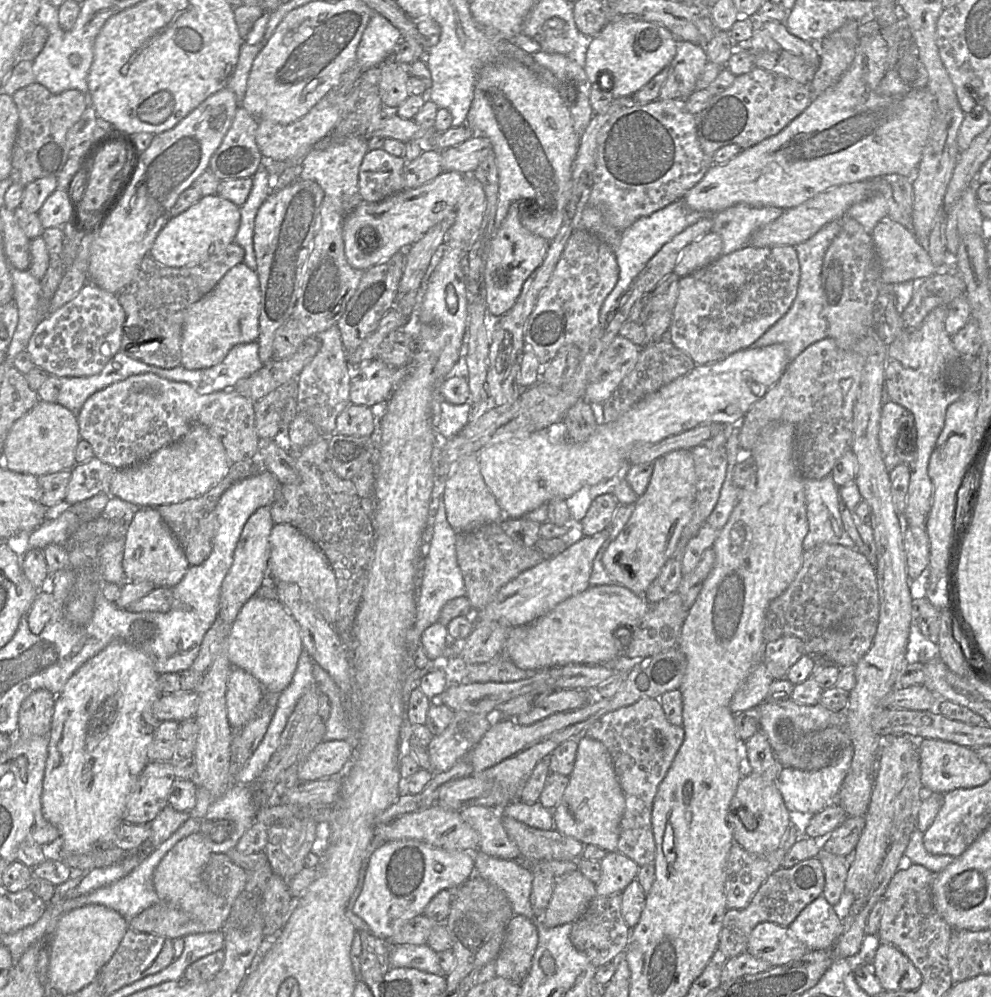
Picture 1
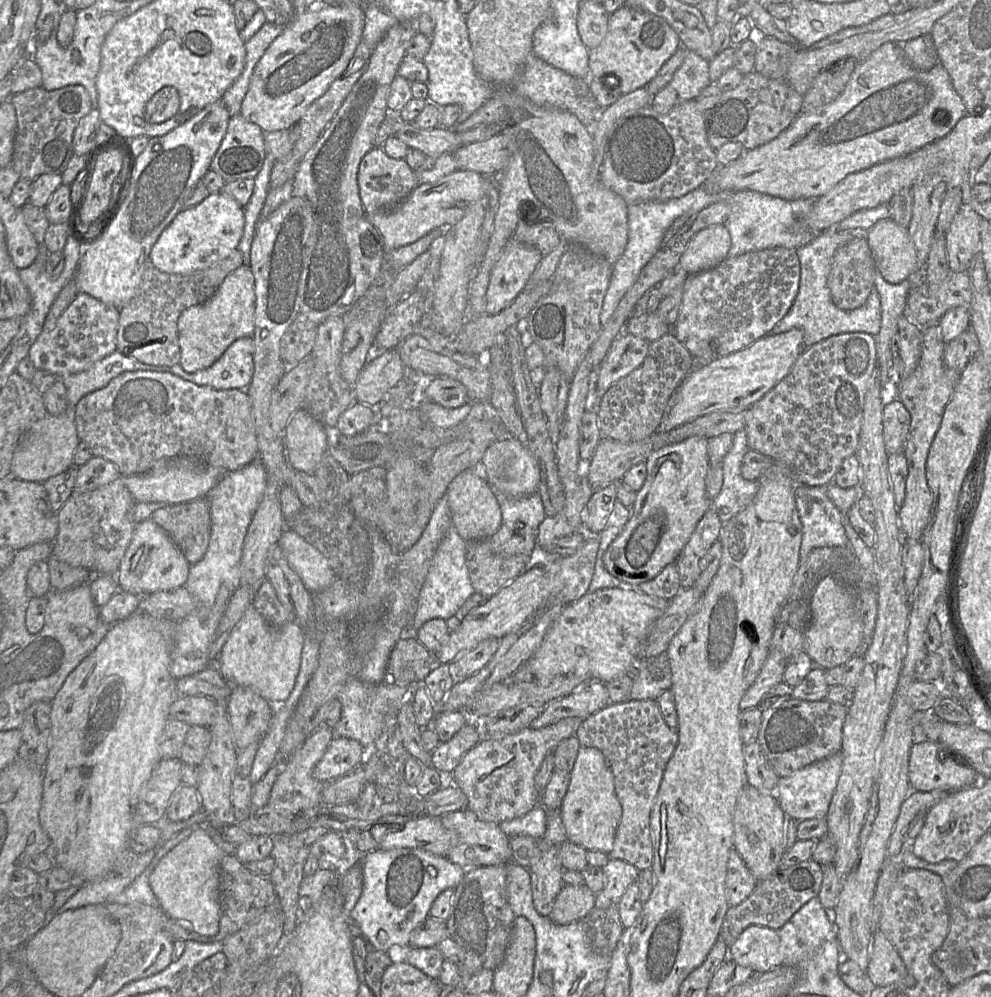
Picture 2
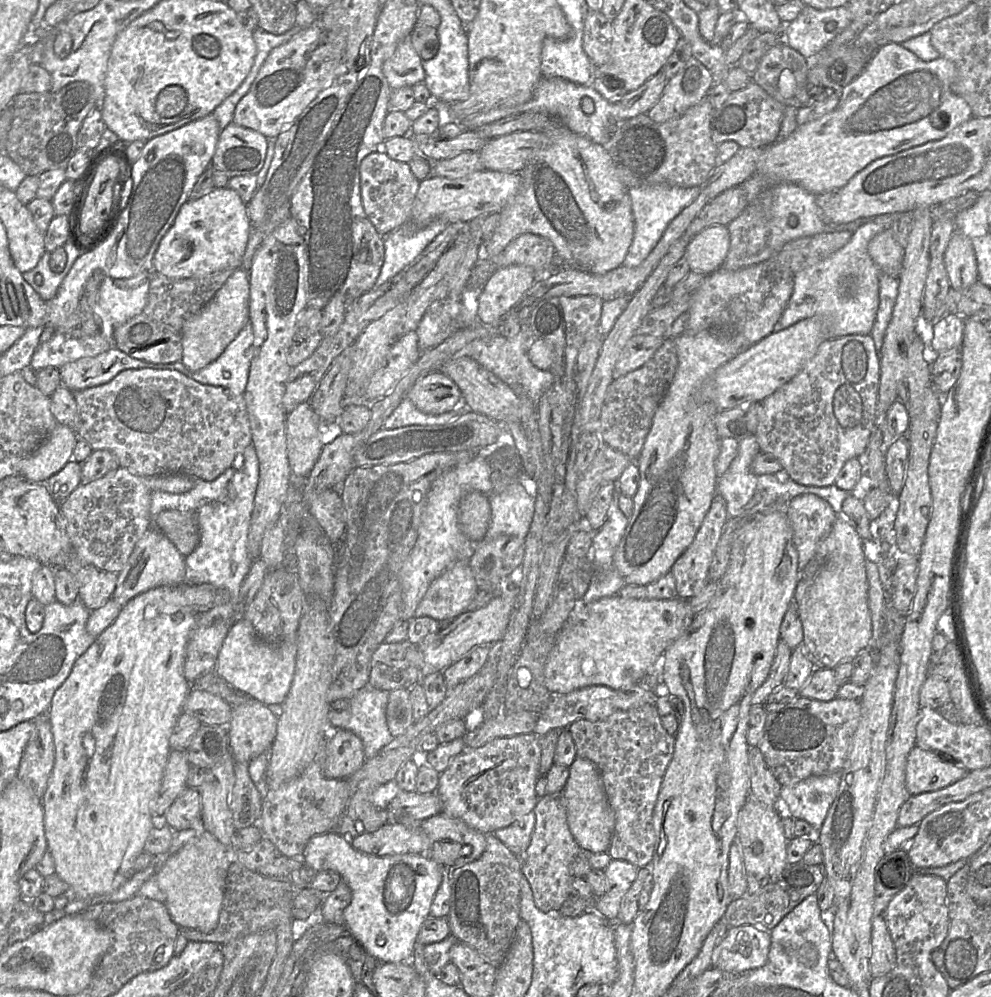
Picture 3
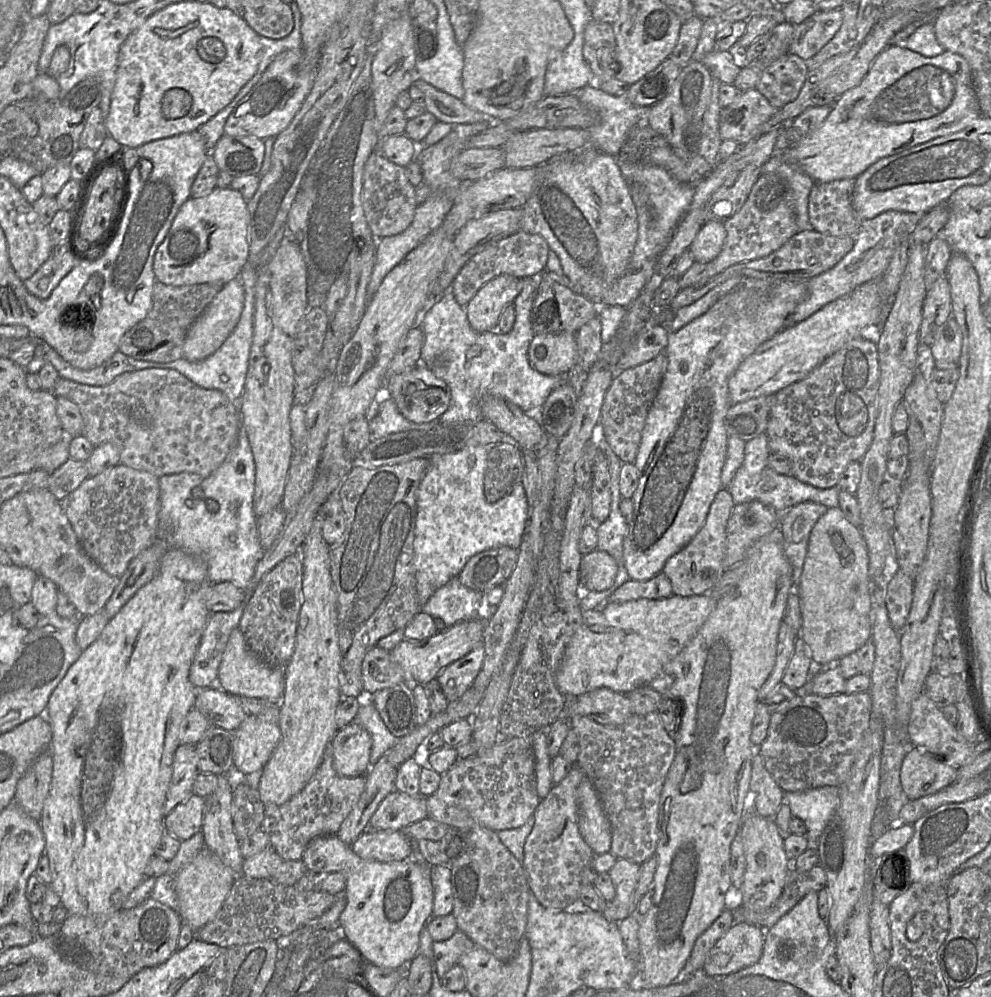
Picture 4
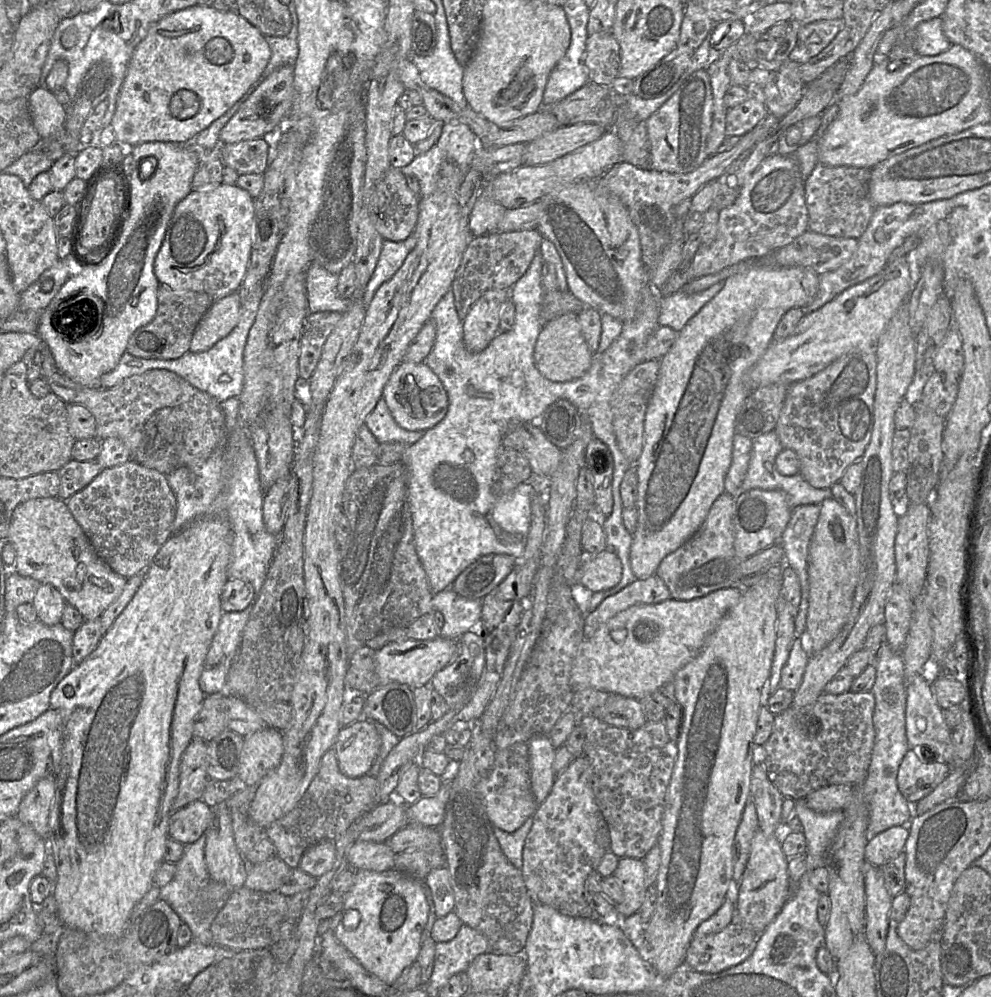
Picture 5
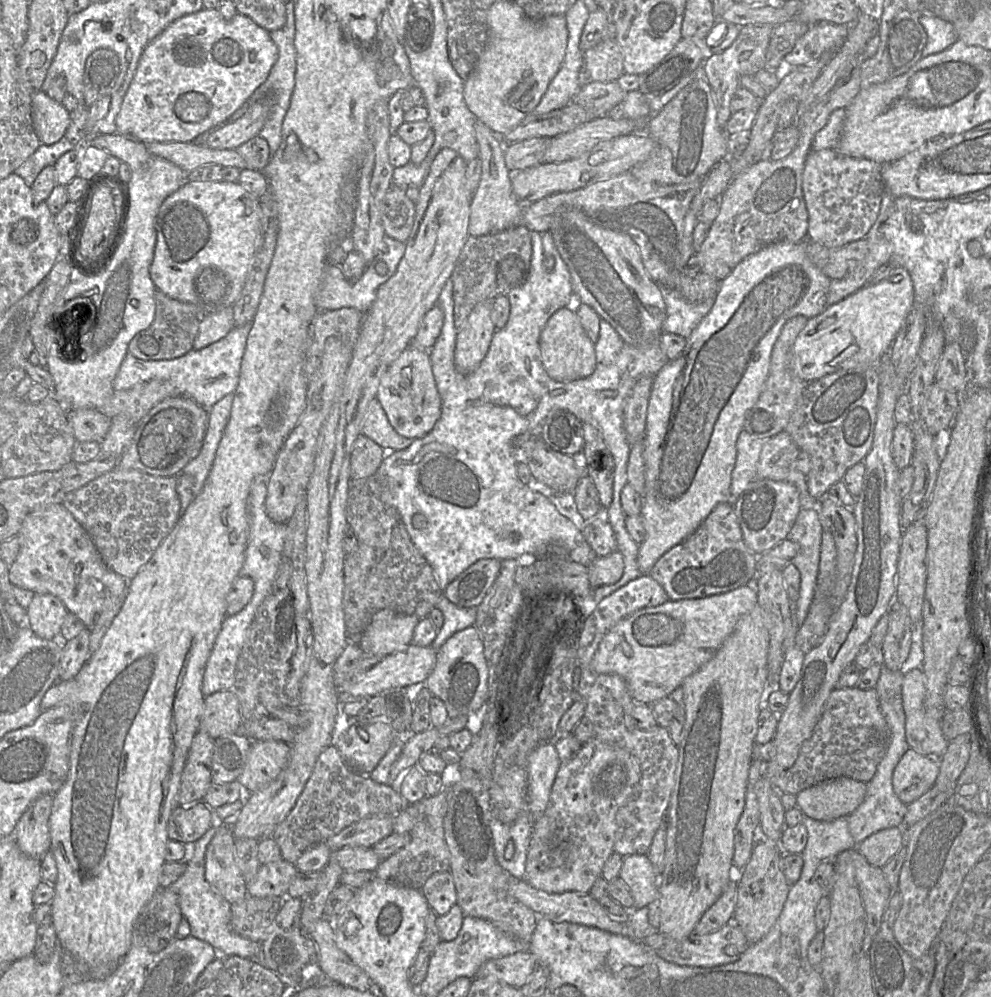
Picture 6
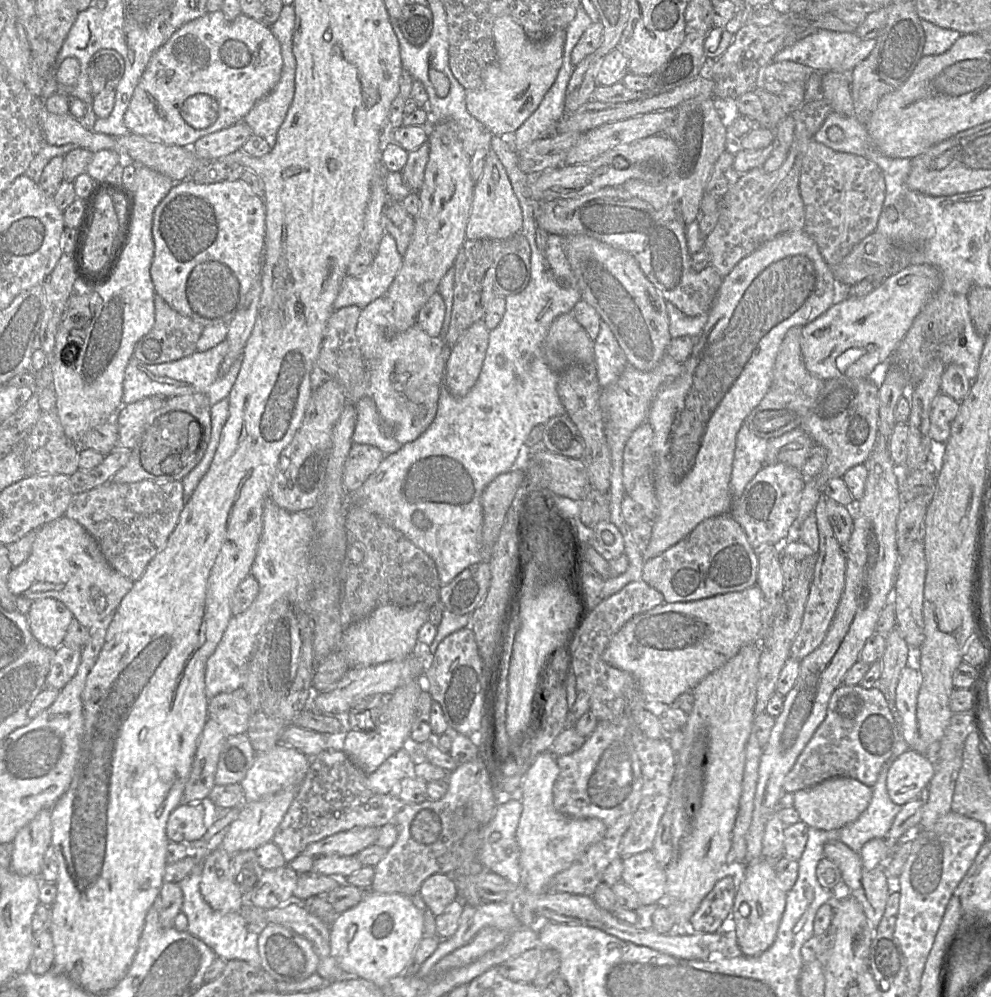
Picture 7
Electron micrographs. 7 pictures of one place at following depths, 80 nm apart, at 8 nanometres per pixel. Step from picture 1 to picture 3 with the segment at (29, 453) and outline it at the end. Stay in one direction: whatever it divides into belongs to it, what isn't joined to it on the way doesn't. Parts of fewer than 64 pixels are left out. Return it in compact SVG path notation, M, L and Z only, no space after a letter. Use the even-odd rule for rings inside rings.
M57 424L47 439L23 462L18 475L30 482L45 483L72 459L77 440L73 428Z

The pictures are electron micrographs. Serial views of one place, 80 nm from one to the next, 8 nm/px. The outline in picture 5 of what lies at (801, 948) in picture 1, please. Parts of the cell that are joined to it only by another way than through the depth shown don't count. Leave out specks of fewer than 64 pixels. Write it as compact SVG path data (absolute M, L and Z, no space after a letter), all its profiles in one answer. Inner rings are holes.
M739 920L731 922L717 933L693 938L687 948L684 964L697 972L719 973L749 958L759 935Z

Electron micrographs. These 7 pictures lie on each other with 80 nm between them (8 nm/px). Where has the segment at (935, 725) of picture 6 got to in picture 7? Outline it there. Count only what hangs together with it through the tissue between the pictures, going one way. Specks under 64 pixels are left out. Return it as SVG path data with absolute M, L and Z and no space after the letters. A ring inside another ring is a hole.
M906 666L896 686L895 708L899 715L899 731L902 731L909 749L926 754L927 743L920 737L917 723L917 700L921 684L920 670Z

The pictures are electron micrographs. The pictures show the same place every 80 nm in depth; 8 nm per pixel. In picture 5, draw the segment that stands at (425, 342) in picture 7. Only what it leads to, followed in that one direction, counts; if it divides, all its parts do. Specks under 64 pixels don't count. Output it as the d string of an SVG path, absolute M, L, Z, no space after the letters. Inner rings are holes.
M403 360L386 382L382 398L396 423L408 431L426 431L443 419L448 409L448 396L440 379L425 363Z

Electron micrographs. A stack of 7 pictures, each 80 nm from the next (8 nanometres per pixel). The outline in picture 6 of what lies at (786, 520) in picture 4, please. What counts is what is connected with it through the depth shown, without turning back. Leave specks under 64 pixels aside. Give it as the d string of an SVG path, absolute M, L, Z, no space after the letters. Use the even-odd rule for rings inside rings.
M801 508L787 539L799 544L799 551L791 560L800 572L801 586L795 603L795 619L801 626L814 598L820 563L823 528L817 508Z

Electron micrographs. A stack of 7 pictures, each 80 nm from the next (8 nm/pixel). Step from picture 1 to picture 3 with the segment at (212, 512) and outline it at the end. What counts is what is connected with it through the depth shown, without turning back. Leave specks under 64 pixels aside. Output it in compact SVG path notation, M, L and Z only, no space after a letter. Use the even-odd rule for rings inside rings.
M165 510L154 521L154 527L160 530L187 557L199 546L200 528L196 513Z

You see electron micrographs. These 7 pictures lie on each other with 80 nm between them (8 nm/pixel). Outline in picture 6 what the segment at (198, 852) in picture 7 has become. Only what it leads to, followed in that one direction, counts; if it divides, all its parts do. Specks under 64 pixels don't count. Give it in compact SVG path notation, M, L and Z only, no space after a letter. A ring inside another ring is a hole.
M236 817L224 820L214 820L211 828L196 842L184 844L187 848L185 859L185 872L170 887L178 896L182 916L188 921L191 936L207 942L223 955L223 959L230 956L239 956L260 962L260 944L246 939L235 933L230 924L231 904L225 900L205 878L206 849L215 836L219 825L233 826Z

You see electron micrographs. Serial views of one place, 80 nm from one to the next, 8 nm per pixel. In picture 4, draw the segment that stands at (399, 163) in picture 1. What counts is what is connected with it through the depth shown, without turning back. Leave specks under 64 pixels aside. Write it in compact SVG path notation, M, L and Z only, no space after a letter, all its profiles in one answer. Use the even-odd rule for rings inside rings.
M379 151L372 153L365 164L361 201L367 223L376 239L405 231L418 207L416 188L409 182L405 168L392 163Z

